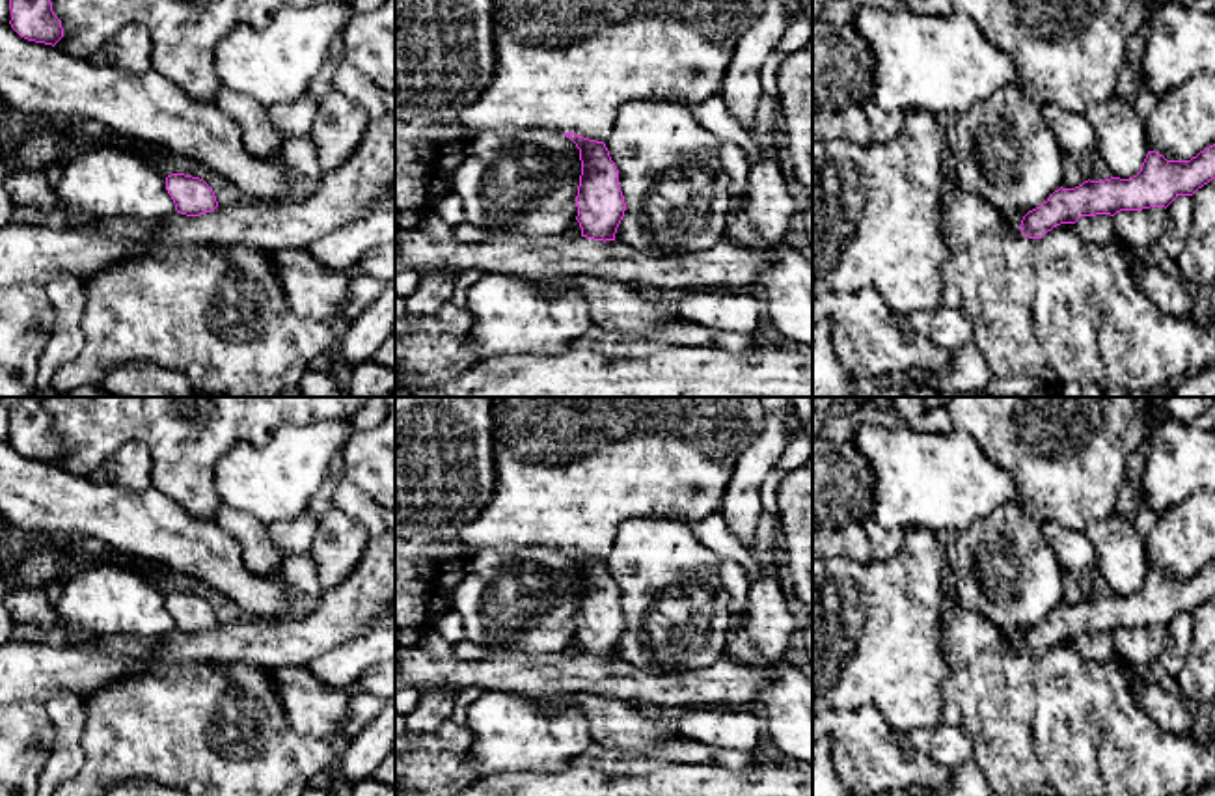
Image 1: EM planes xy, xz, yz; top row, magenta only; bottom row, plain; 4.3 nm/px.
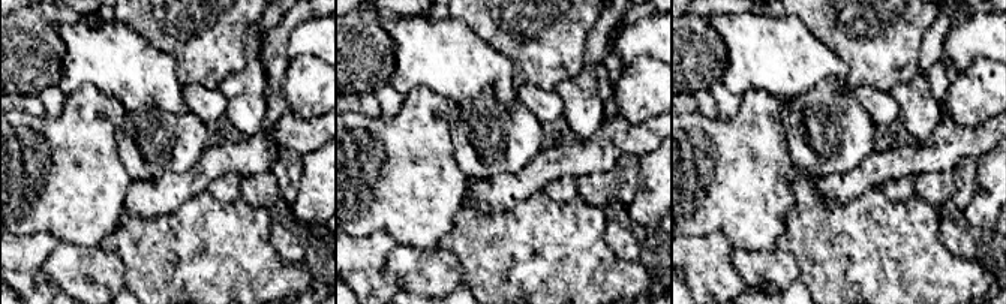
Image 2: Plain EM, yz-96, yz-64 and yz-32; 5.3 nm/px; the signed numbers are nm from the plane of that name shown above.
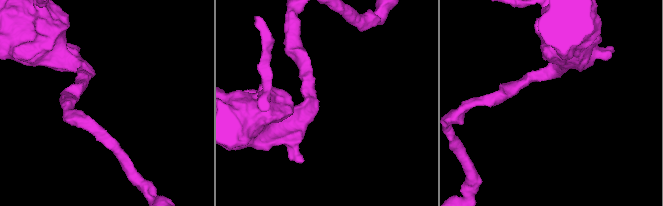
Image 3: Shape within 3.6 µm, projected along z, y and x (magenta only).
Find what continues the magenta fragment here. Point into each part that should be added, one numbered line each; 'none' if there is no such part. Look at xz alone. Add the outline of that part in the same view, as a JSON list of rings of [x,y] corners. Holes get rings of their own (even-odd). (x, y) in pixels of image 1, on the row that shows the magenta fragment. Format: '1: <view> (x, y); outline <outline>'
none

